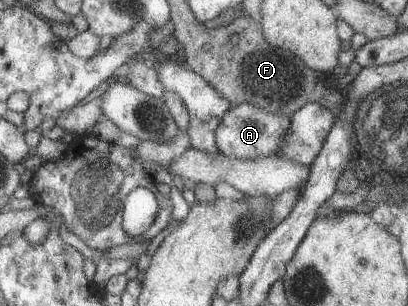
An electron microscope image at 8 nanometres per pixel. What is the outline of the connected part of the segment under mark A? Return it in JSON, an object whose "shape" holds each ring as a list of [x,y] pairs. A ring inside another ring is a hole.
{"shape":[[[241,103],[231,107],[216,130],[216,141],[221,154],[231,159],[259,157],[279,157],[279,149],[287,145],[289,129],[293,125],[292,117],[285,113],[271,113],[267,109],[255,107],[251,103]]]}

